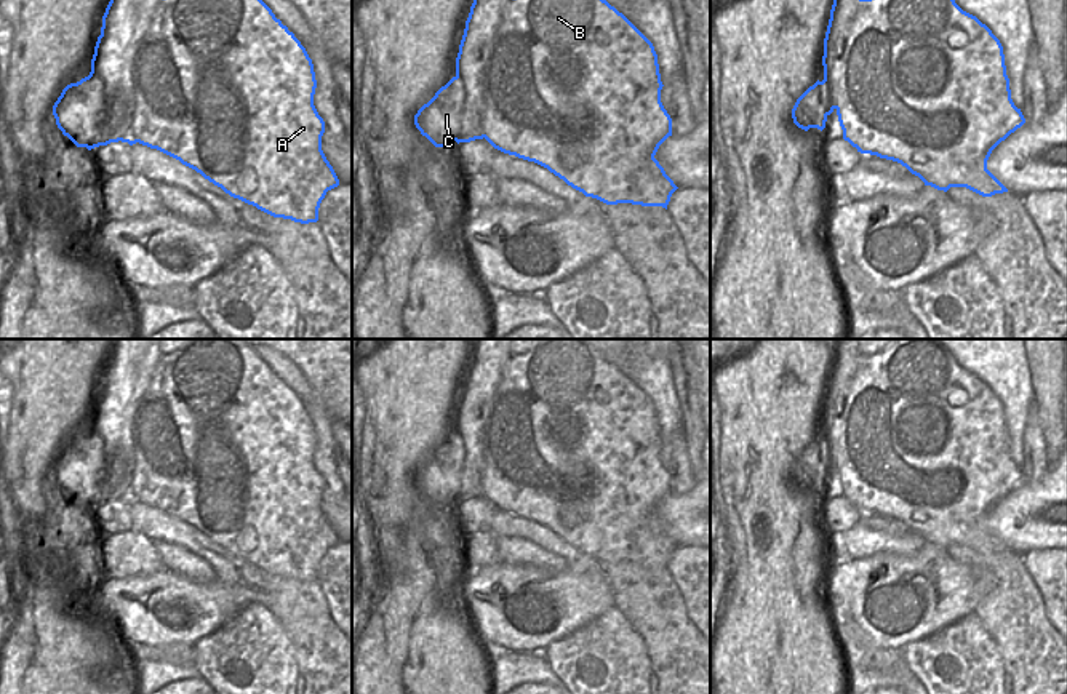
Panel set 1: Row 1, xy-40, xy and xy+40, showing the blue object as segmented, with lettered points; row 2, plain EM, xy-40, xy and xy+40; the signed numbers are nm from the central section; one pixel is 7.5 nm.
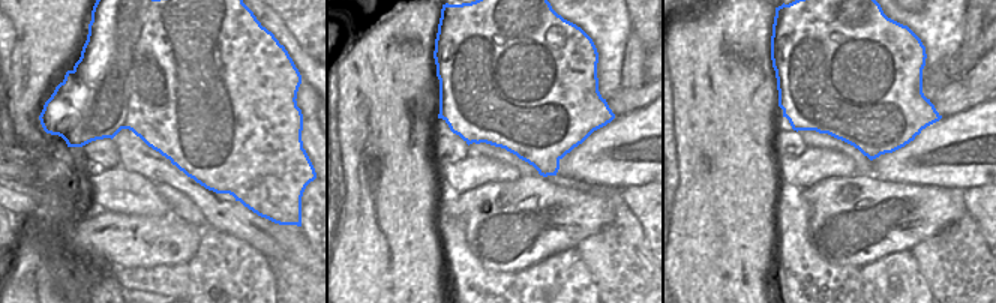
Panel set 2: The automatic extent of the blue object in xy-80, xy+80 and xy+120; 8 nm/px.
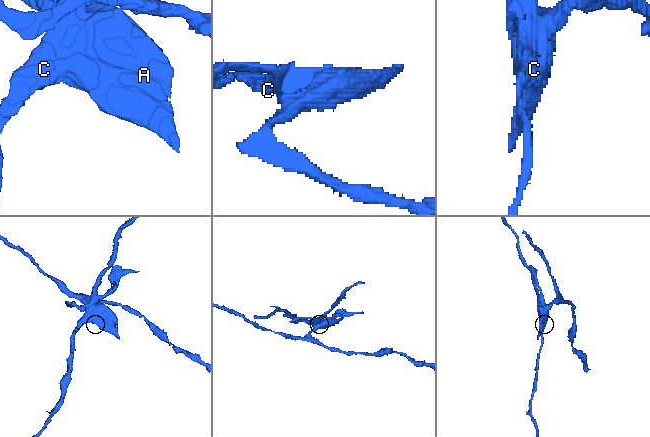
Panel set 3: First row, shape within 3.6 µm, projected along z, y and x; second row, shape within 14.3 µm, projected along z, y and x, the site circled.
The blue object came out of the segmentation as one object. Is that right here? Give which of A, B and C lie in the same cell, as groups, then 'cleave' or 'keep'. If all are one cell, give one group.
A B / C; cleave

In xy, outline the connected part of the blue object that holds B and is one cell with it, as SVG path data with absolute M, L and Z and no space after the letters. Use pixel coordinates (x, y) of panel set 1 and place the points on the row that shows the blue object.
M510 0L504 22L499 26L488 53L488 66L482 67L482 88L485 91L485 139L498 150L534 162L563 179L585 197L606 205L632 203L641 206L662 206L667 209L672 193L678 189L654 158L659 146L672 136L672 118L661 102L661 74L653 43L606 0Z

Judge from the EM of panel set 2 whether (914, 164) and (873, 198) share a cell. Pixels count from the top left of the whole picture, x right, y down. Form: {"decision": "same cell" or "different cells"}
{"decision": "different cells"}

